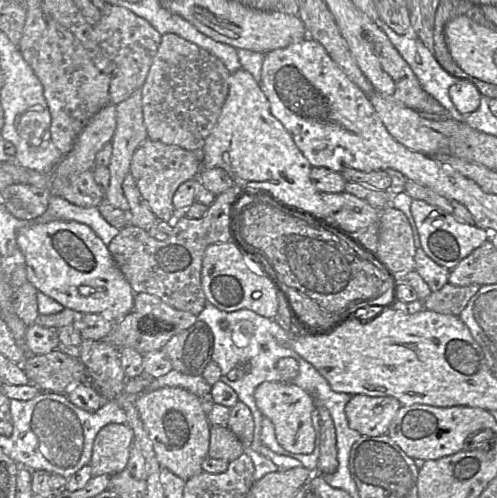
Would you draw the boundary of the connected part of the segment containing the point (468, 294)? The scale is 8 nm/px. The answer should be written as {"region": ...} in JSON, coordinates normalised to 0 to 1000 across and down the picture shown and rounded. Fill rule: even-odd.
{"region":[[[895,570],[885,582],[869,584],[851,606],[853,620],[887,631],[924,635],[944,602],[962,586],[968,572],[913,574]]]}

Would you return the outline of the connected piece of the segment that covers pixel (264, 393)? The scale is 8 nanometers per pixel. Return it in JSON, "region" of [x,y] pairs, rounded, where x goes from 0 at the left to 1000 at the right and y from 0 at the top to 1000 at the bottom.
{"region":[[[529,767],[513,781],[511,801],[529,835],[545,843],[557,888],[571,902],[598,912],[630,906],[634,865],[626,831],[634,823],[634,805],[616,785],[590,771]]]}

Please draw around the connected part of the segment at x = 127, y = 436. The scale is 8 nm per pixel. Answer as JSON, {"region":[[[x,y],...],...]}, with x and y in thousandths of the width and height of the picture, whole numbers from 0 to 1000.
{"region":[[[223,849],[195,871],[181,924],[185,956],[247,946],[260,922],[270,869],[256,851]]]}

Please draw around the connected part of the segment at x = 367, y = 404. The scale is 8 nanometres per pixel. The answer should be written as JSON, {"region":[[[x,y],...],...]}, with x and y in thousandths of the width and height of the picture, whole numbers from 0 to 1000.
{"region":[[[708,793],[694,815],[706,861],[728,876],[775,873],[809,811],[793,797]]]}

